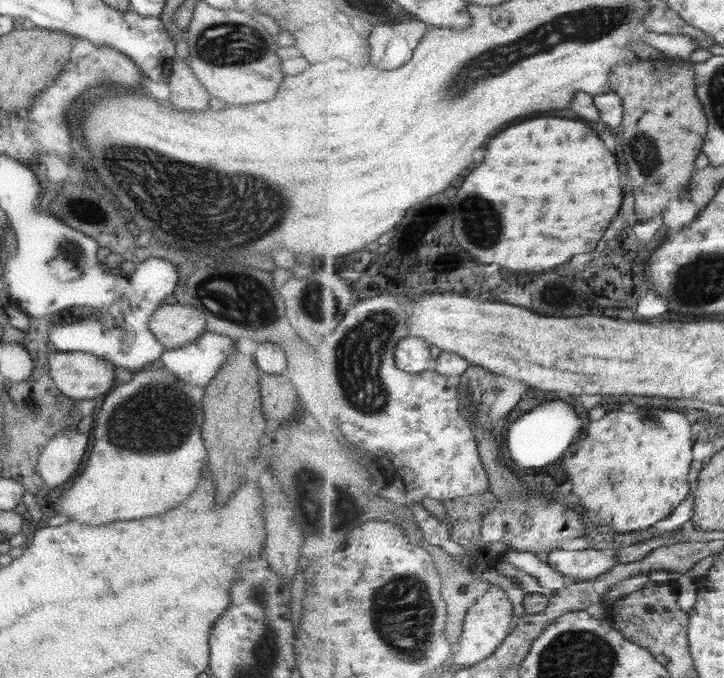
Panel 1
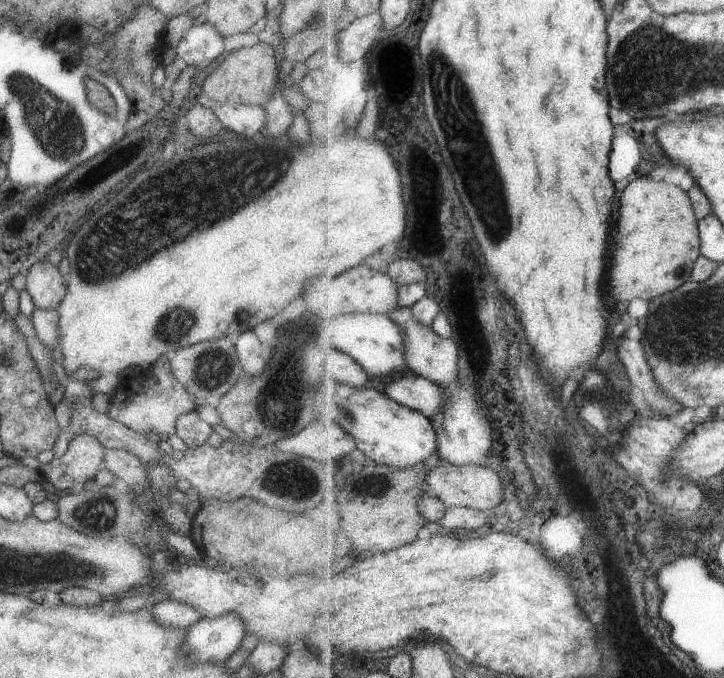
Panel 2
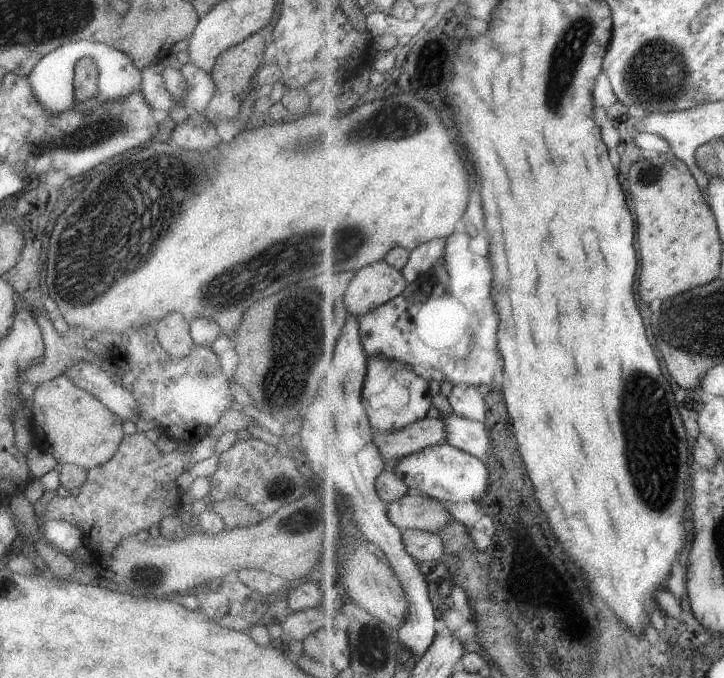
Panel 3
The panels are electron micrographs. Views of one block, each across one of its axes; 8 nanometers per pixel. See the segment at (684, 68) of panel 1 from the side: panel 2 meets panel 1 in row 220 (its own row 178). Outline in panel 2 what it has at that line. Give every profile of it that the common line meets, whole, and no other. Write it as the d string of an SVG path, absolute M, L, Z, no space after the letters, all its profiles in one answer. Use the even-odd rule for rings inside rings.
M639 178L627 186L623 192L623 206L619 212L619 228L615 232L615 254L613 266L609 270L609 286L611 296L617 302L631 302L635 298L653 300L665 292L678 289L682 284L692 280L695 261L702 255L702 238L700 237L700 222L690 194L680 186L668 182Z

